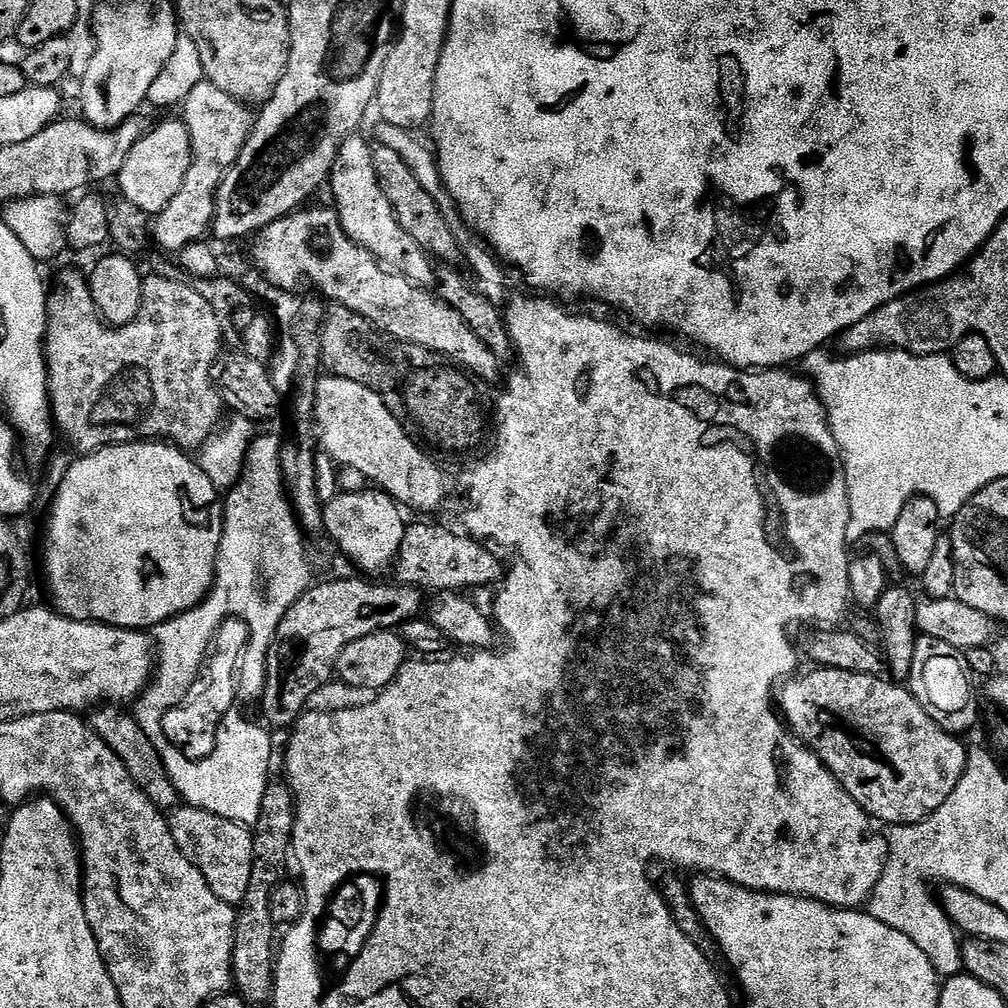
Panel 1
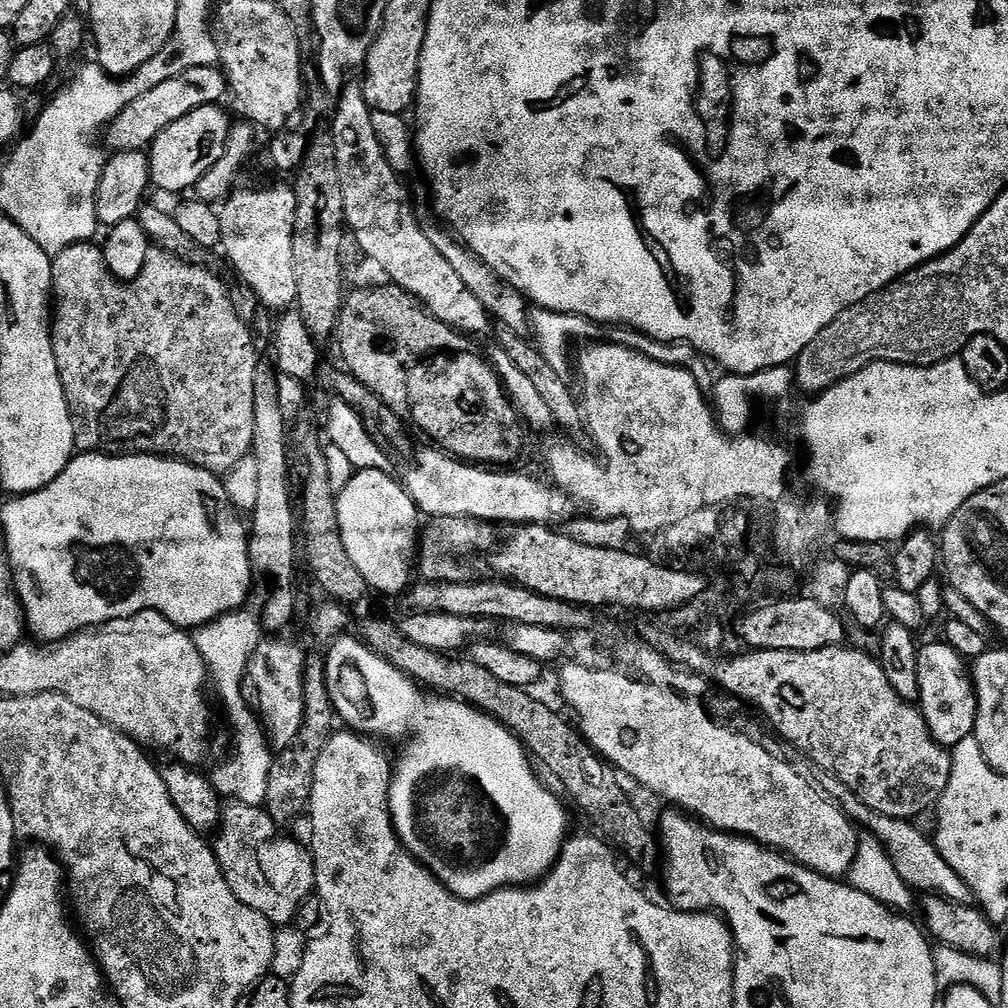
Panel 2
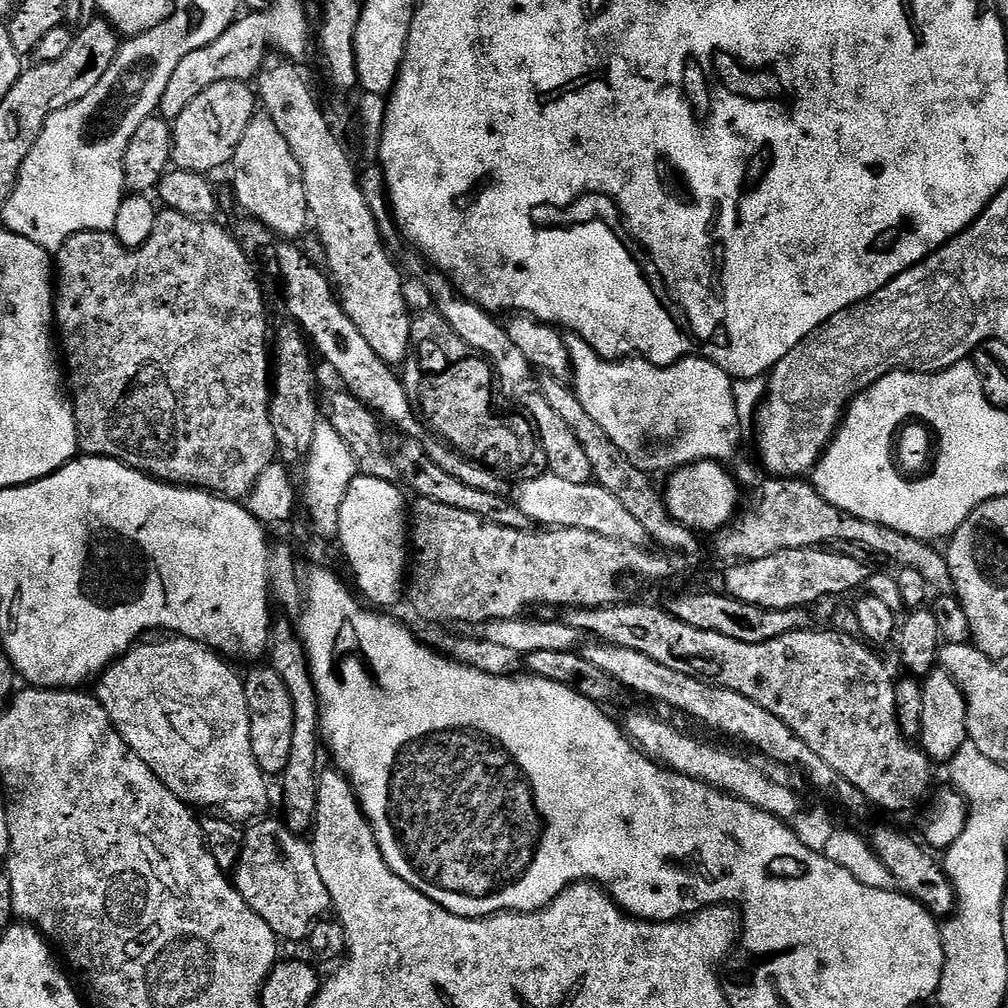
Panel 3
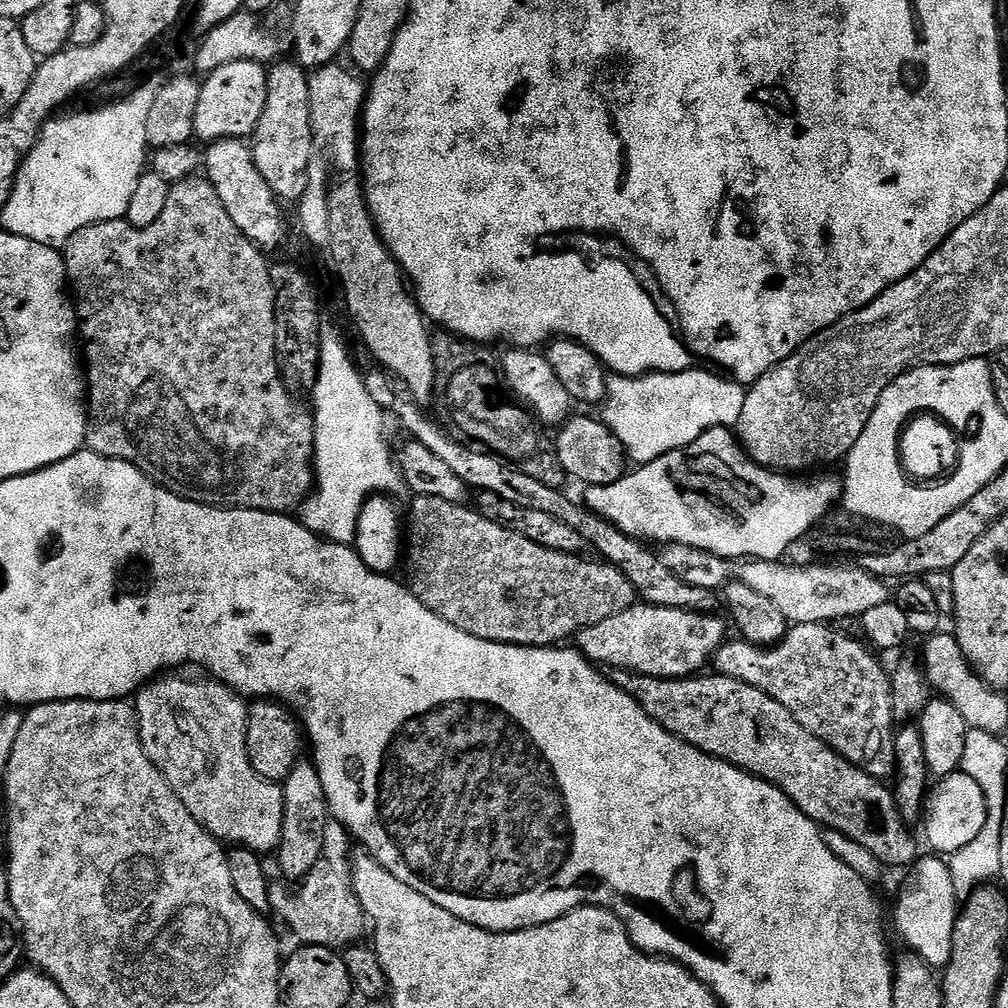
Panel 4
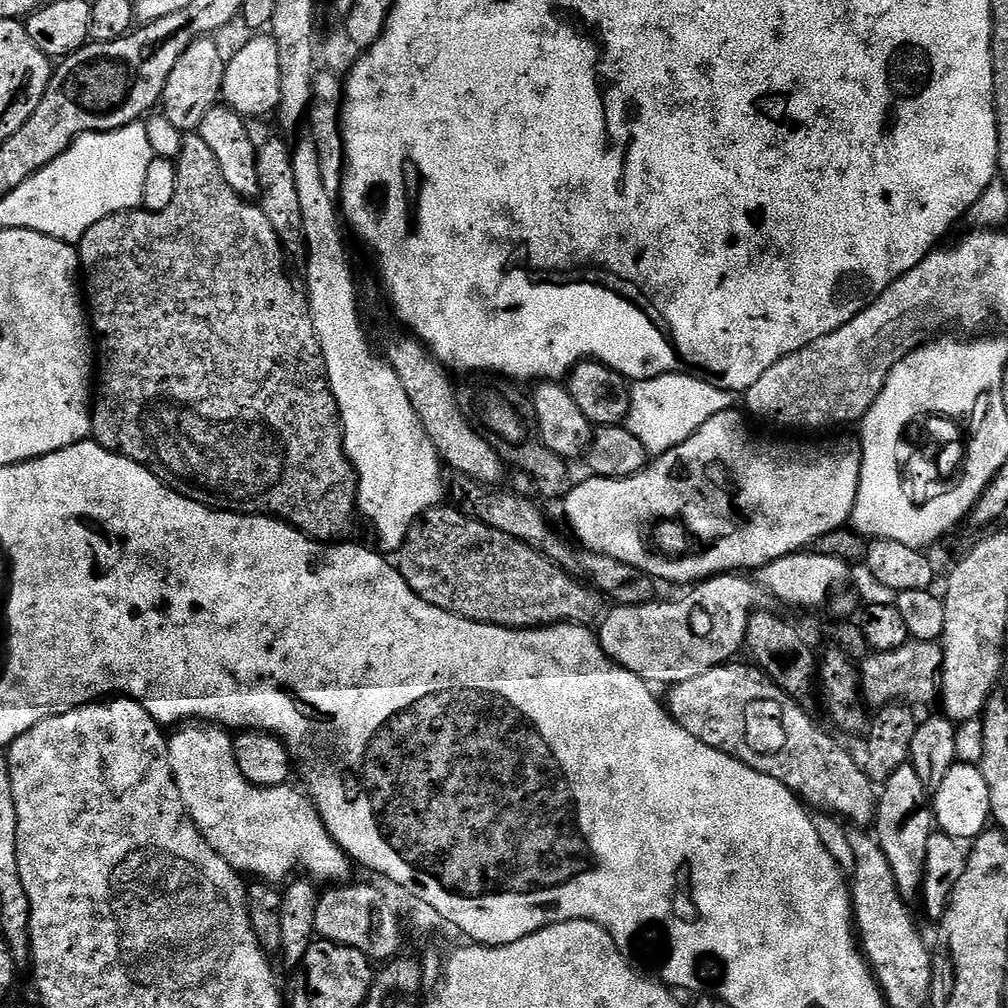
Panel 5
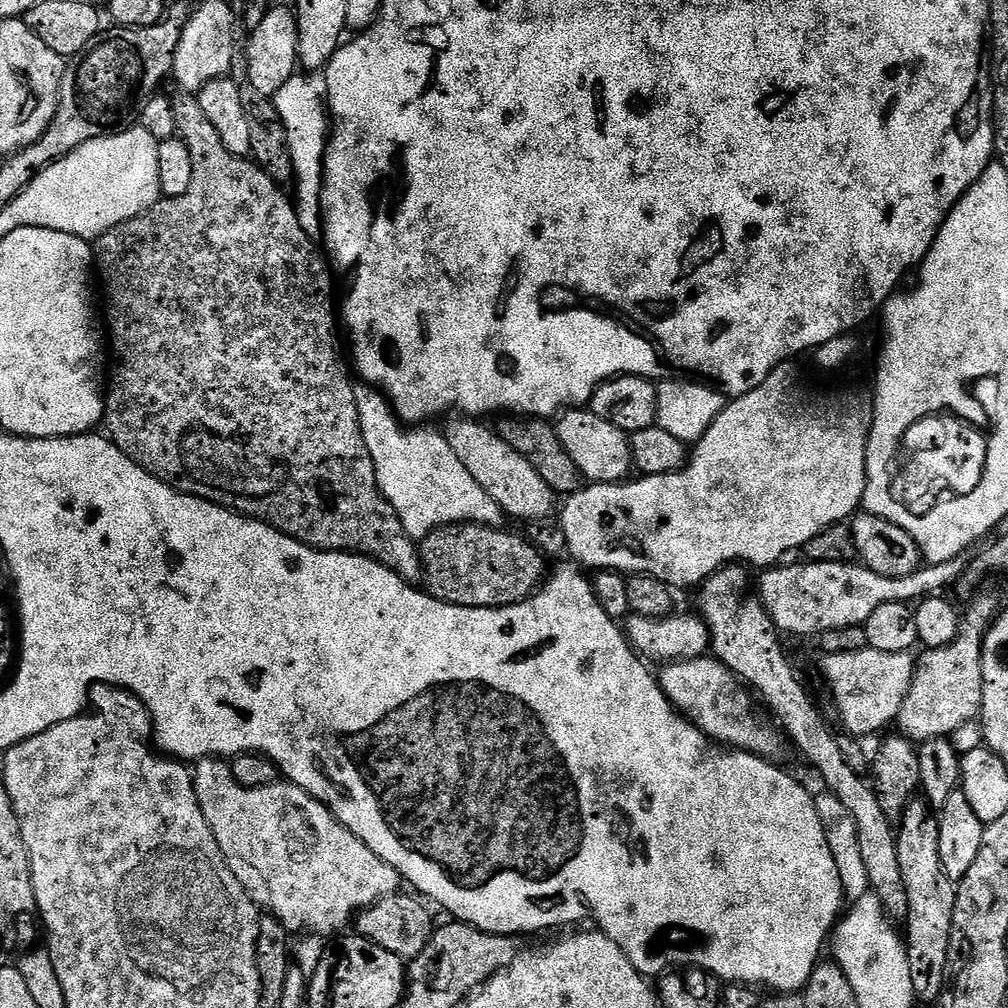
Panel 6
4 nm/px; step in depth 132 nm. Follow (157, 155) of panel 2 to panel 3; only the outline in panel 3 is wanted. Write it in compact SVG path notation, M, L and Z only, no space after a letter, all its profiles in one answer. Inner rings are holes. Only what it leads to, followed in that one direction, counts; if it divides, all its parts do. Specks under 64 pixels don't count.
M242 80L214 82L180 116L172 129L172 164L184 172L212 174L215 168L231 165L246 126L258 112L258 97L251 83Z

